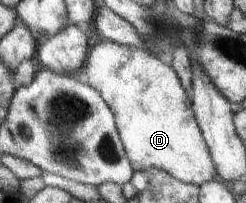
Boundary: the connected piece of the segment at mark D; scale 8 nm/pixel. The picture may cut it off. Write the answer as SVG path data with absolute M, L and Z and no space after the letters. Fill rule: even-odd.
M103 40L90 51L90 62L83 75L110 107L134 171L146 172L154 167L181 183L198 187L214 179L218 171L196 122L192 101L169 64L142 49Z

